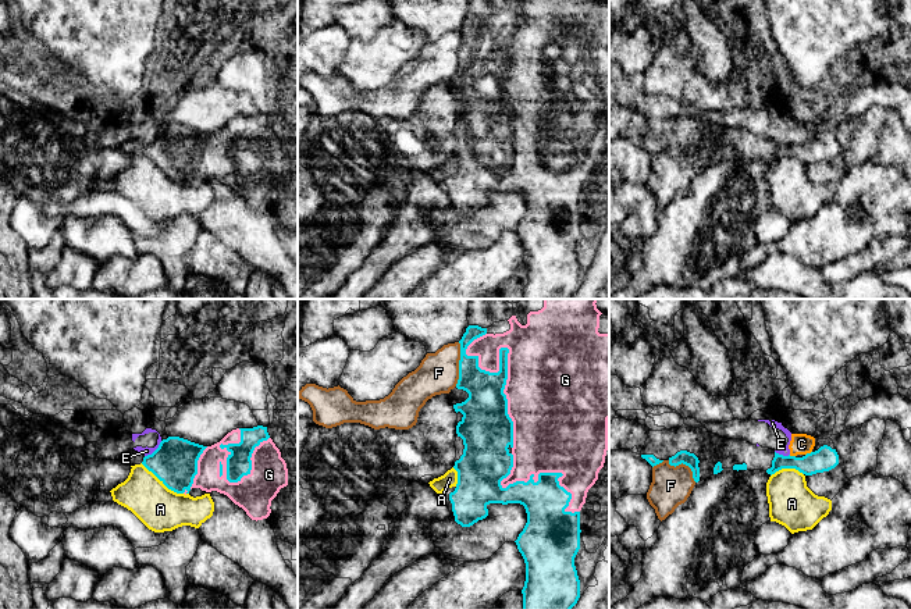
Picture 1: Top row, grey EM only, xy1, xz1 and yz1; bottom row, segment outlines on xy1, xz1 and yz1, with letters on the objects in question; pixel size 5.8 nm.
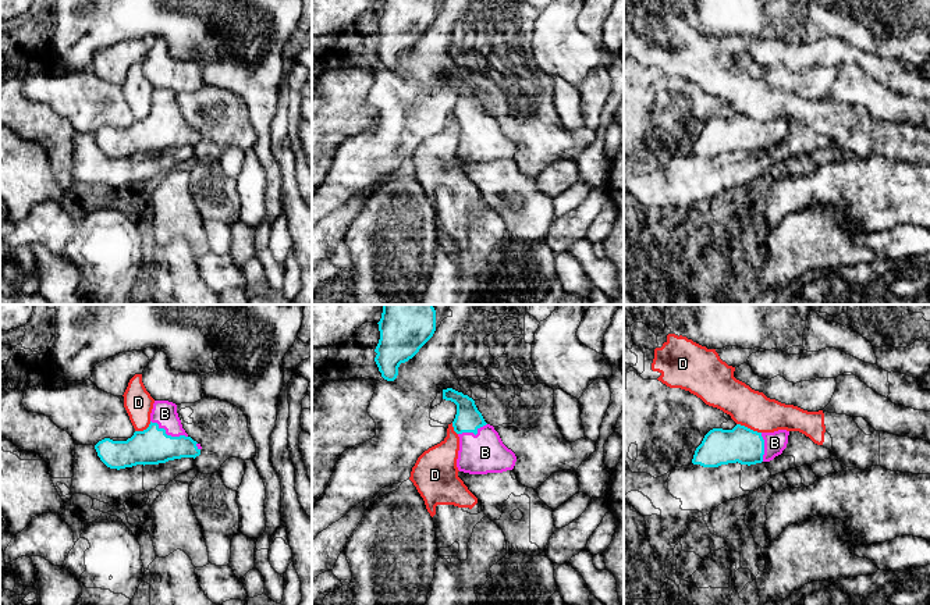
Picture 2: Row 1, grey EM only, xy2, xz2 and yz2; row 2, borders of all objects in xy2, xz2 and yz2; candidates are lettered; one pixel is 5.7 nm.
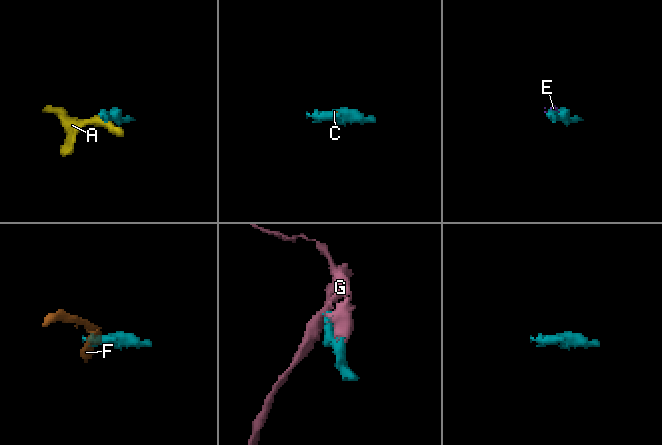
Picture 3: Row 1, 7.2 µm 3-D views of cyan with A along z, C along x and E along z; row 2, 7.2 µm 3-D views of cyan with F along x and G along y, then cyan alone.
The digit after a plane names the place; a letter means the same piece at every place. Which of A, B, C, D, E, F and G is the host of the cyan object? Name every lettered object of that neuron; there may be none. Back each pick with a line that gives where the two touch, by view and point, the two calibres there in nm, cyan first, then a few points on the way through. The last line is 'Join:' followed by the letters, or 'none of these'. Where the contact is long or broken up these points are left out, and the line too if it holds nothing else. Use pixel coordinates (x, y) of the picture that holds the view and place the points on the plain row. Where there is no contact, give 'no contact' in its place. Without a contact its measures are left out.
B: xy2 (169, 124) | 200/140 nm
G: xz1 (508, 41) | 200/500 nm
Join: B, G

